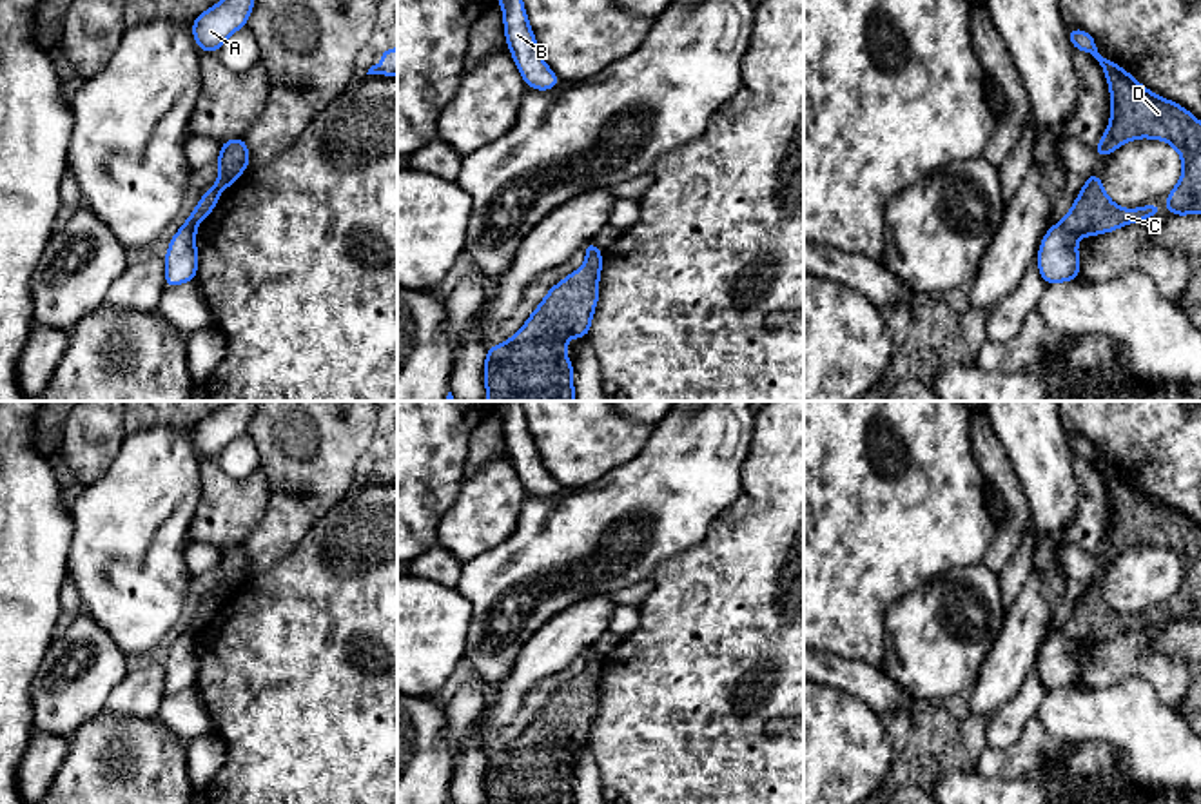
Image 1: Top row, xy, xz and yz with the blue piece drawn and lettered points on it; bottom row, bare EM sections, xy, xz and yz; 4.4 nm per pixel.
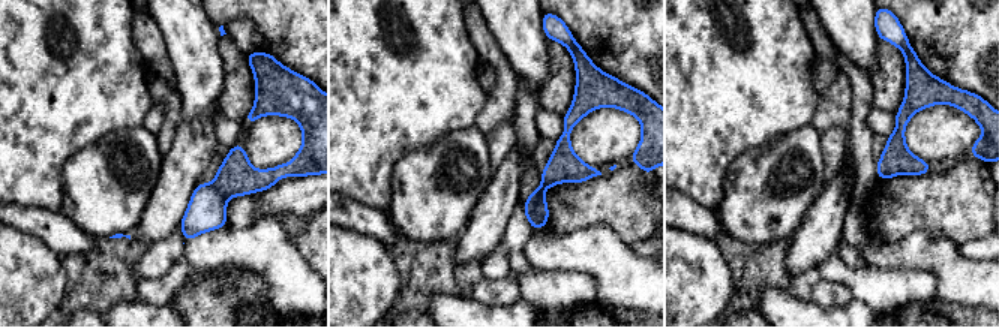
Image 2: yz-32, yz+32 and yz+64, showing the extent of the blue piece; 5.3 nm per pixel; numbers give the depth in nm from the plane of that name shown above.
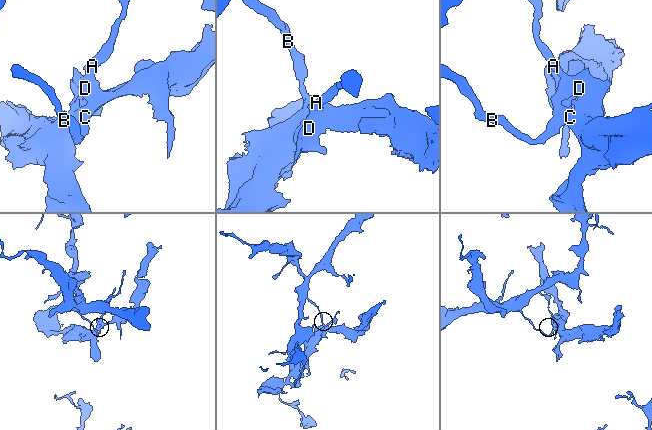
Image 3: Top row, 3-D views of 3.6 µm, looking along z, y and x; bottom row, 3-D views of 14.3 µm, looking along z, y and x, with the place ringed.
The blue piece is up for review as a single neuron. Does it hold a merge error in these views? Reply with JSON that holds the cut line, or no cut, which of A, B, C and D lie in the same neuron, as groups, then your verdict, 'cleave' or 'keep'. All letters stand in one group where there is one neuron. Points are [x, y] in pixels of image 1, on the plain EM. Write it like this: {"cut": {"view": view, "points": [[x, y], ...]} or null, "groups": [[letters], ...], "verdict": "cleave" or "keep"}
{"cut": {"view": "yz", "points": [[1060, 630], [1078, 643]]}, "groups": [["A", "C", "D"], ["B"]], "verdict": "cleave"}

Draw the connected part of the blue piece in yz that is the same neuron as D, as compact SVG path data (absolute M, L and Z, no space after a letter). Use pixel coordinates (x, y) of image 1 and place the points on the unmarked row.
M1069 434L1069 446L1074 456L1099 468L1110 494L1110 530L1094 554L1098 564L1138 544L1168 548L1181 561L1183 581L1167 601L1167 619L1201 621L1201 528L1179 510L1150 499L1116 468L1103 465L1090 439Z

